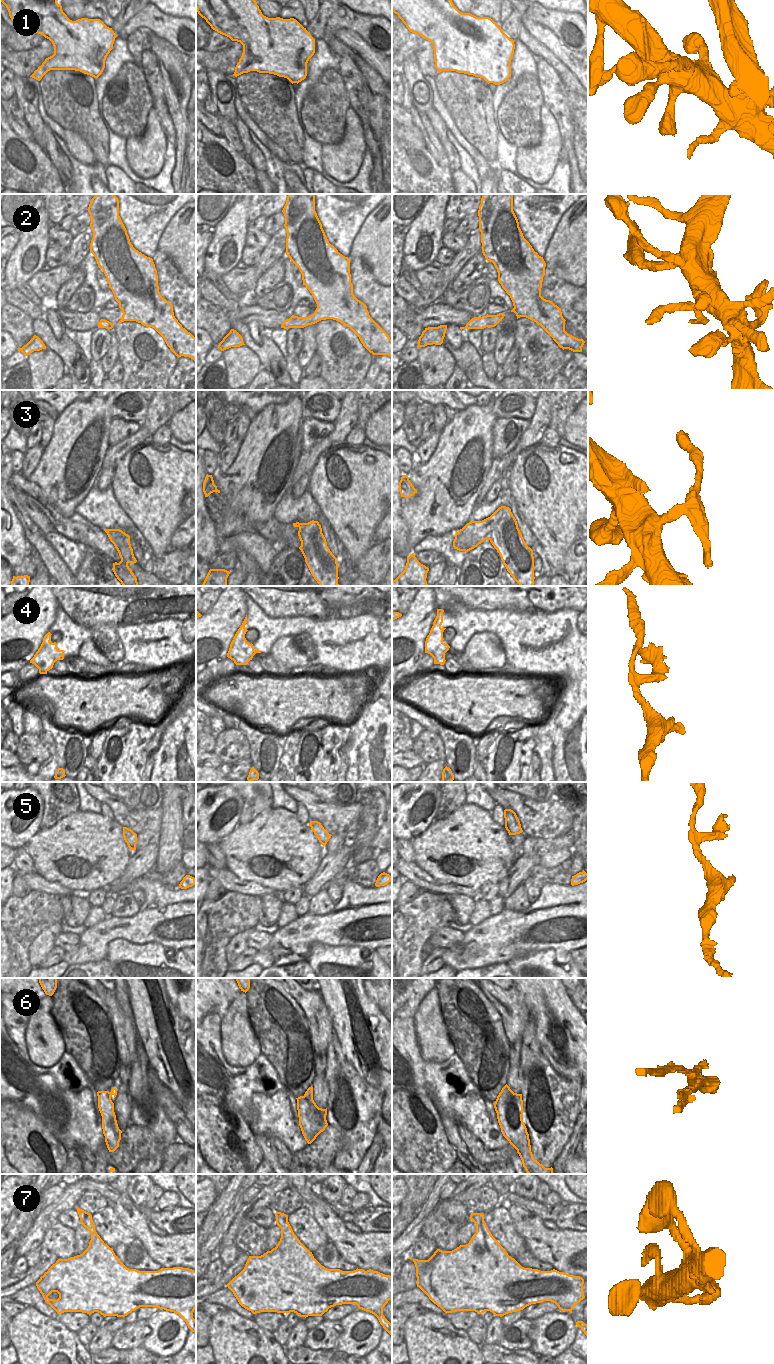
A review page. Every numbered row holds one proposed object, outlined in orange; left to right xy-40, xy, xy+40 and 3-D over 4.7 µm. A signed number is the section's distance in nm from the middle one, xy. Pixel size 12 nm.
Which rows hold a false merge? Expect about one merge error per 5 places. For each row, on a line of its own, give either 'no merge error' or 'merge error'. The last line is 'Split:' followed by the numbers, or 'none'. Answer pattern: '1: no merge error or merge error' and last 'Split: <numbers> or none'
1: no merge error
2: no merge error
3: merge error
4: merge error
5: no merge error
6: merge error
7: no merge error
Split: 3, 4, 6

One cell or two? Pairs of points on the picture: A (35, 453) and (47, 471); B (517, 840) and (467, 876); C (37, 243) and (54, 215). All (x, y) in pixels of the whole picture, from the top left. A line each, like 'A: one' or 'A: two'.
A: two
B: two
C: two

